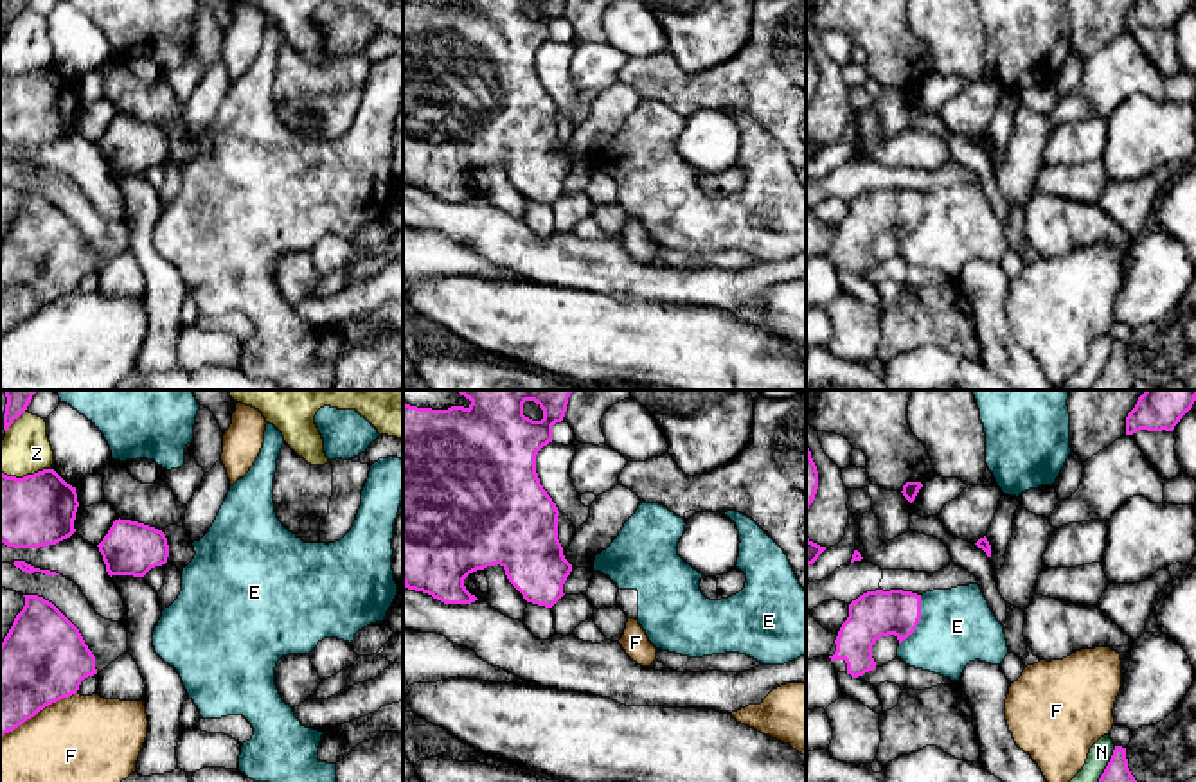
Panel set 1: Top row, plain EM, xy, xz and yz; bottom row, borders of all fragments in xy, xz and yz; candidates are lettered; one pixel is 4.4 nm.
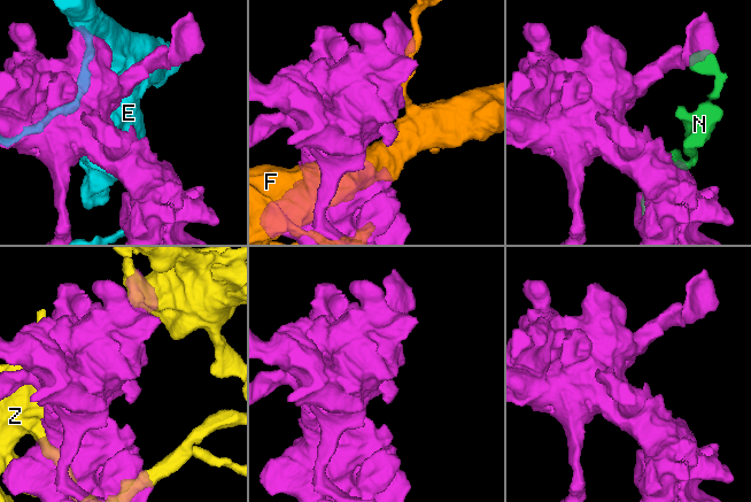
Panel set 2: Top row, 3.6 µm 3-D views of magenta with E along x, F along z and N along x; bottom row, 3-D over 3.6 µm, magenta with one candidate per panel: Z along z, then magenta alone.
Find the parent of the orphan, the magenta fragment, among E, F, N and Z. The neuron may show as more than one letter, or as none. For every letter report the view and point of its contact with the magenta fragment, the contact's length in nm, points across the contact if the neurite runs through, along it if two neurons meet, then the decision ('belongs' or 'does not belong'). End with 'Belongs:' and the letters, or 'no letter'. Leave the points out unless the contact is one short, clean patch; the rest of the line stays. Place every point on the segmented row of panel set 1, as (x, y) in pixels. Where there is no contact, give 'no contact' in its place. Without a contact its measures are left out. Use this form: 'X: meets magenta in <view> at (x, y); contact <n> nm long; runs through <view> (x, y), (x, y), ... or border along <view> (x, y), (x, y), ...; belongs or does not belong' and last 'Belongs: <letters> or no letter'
E: meets magenta in yz at (919, 619); contact 240 nm long; does not belong
F: meets magenta in xy at (38, 710); contact 400 nm long; does not belong
N: meets magenta in yz at (1108, 764); contact 180 nm long; does not belong
Z: meets magenta in xy at (27, 475); contact 240 nm long; does not belong
Belongs: no letter

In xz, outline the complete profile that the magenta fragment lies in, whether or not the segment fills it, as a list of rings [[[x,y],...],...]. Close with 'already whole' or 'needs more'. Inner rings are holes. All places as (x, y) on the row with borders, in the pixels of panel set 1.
[[[457,390],[471,401],[468,408],[451,406],[448,410],[432,410],[410,406],[403,401],[403,582],[405,588],[423,591],[444,604],[471,604],[478,600],[471,595],[464,579],[487,566],[500,564],[505,570],[509,582],[523,595],[527,602],[552,608],[565,593],[563,584],[572,572],[572,564],[563,555],[563,547],[558,539],[558,516],[559,511],[552,498],[540,484],[536,473],[538,451],[552,442],[552,426],[561,422],[567,412],[572,390]],[[534,401],[543,410],[541,421],[532,421],[523,415],[523,403]]]; already whole

